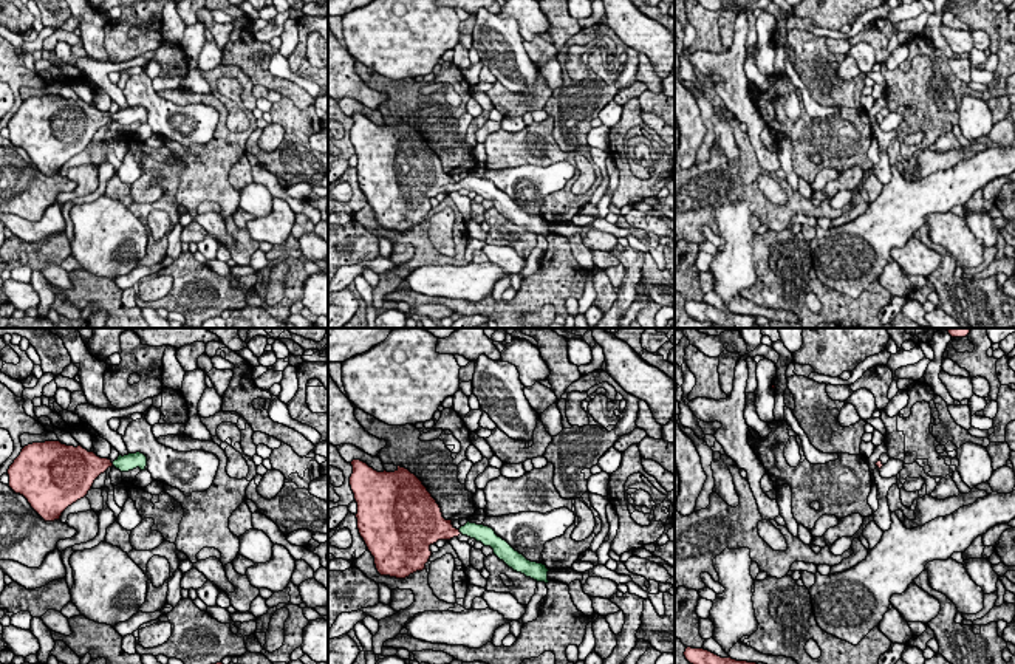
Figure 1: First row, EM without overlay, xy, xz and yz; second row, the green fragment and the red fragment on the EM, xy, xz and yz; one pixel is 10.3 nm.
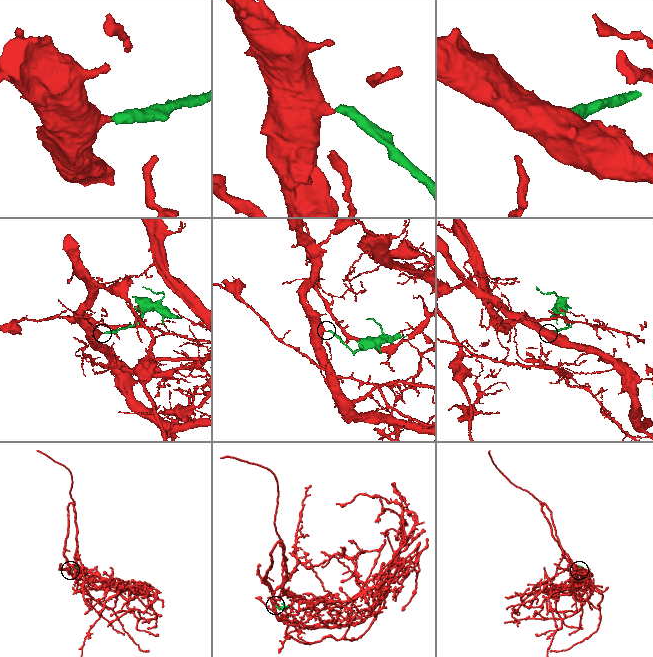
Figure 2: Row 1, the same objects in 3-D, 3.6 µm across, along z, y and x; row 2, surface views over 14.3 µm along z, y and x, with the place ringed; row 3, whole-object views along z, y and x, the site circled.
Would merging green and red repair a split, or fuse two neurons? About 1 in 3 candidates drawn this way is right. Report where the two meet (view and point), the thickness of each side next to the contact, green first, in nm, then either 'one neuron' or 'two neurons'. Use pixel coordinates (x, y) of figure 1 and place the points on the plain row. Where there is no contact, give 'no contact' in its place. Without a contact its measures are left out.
contact xz (460, 184); calibres 180 and 260 nm; one neuron

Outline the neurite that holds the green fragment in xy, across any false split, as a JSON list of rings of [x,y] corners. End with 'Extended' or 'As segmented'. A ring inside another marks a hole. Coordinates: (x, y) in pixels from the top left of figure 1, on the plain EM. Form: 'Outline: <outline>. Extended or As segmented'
Outline: [[[141,105],[136,107],[128,107],[128,108],[119,108],[114,115],[113,119],[116,122],[119,122],[121,125],[128,125],[133,124],[136,121],[139,121],[141,124],[145,124],[147,119],[147,110]]]. As segmented

